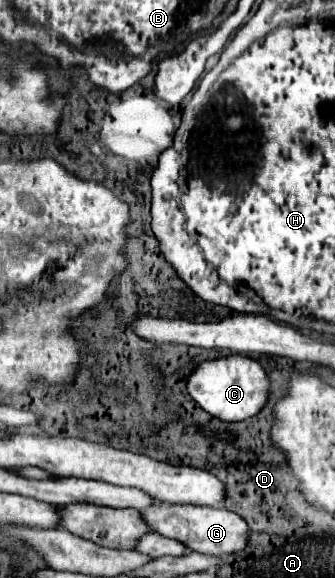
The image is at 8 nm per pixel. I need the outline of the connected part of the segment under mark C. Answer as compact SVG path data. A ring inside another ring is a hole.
M242 354L202 362L188 378L190 396L214 418L222 422L240 422L260 412L268 400L268 378L264 368Z

